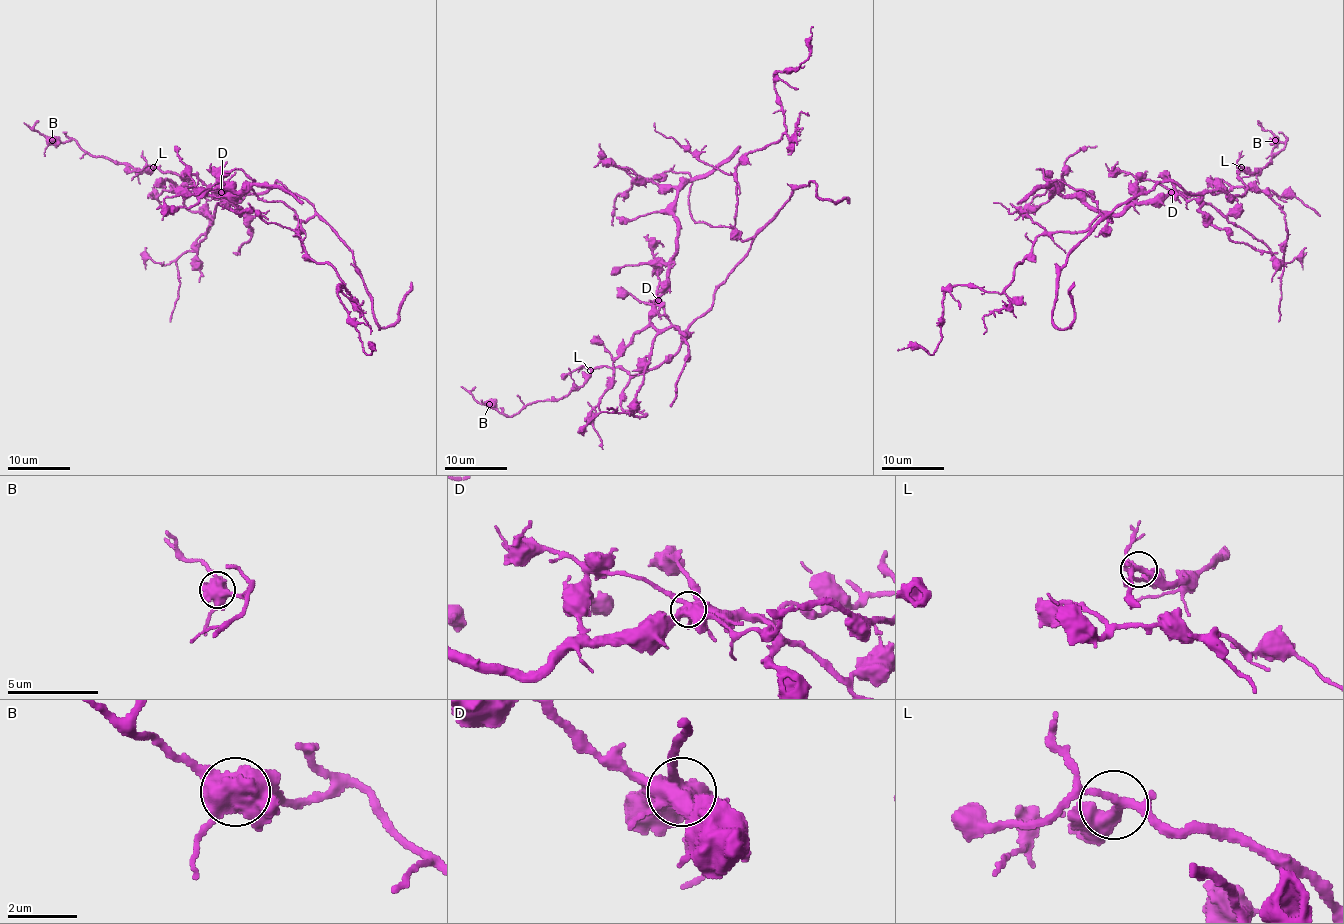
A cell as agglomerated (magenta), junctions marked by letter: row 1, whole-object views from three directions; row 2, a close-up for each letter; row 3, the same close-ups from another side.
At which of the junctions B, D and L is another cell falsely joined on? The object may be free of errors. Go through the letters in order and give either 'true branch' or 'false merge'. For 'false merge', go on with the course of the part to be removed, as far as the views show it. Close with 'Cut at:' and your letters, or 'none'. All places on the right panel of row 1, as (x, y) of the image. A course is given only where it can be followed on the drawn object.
B: true branch
D: false merge; course (1171, 192), (1202, 194), (1158, 181), (1110, 220), (1038, 236), (1001, 292), (952, 286), (937, 350), (898, 350)
L: true branch
Cut at: D

